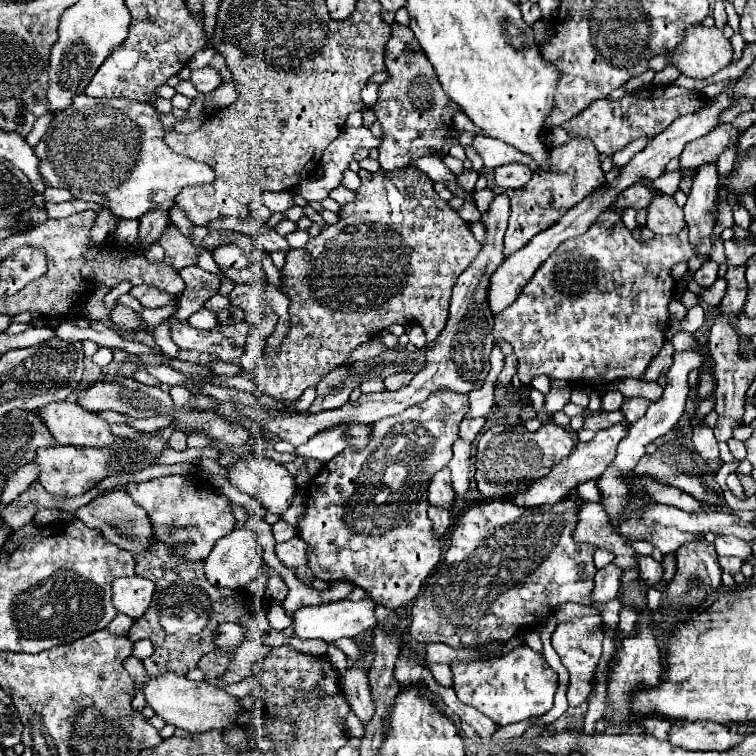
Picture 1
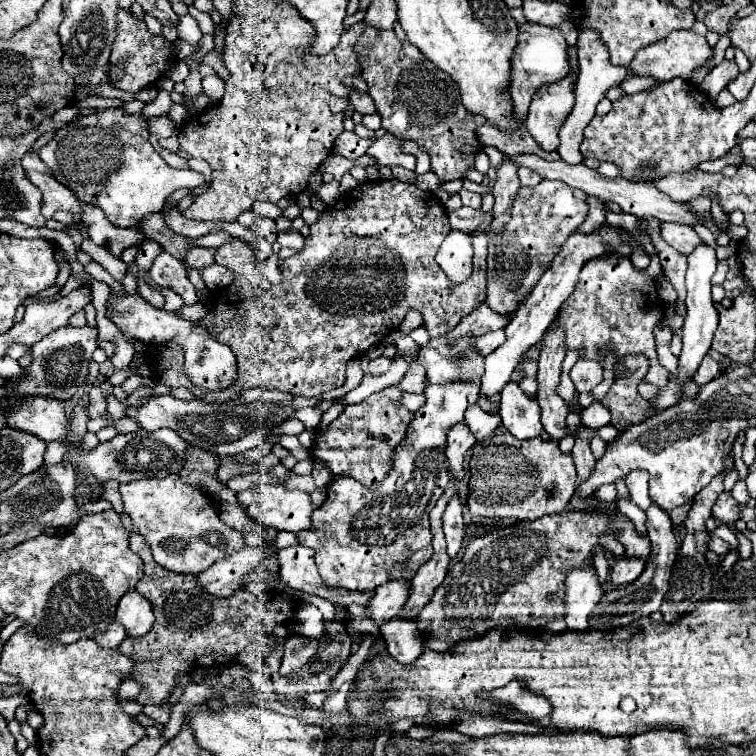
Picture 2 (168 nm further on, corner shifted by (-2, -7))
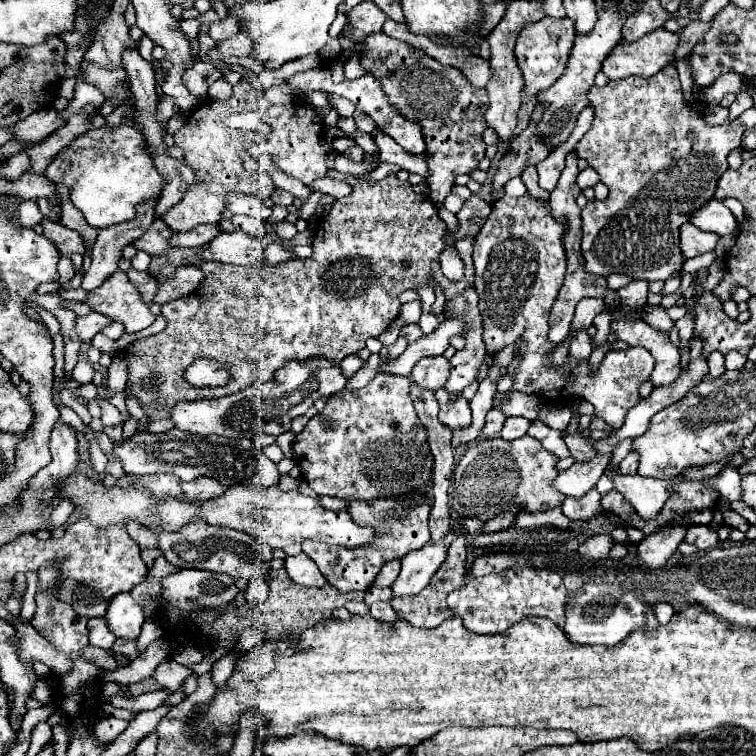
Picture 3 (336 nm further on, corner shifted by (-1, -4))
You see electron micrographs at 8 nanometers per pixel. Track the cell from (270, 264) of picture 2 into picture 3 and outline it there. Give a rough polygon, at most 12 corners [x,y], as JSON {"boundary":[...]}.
{"boundary":[[274,205],[266,221],[266,233],[276,235],[274,224],[289,214],[282,205]]}

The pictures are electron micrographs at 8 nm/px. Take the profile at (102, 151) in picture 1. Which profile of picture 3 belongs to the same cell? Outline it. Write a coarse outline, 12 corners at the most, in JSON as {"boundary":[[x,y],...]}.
{"boundary":[[127,124],[87,130],[45,176],[89,226],[129,222],[167,184]]}

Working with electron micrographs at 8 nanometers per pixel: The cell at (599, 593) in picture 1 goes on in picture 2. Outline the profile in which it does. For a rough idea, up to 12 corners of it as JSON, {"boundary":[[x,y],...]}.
{"boundary":[[616,559],[612,585],[634,583],[646,567],[644,559]]}

